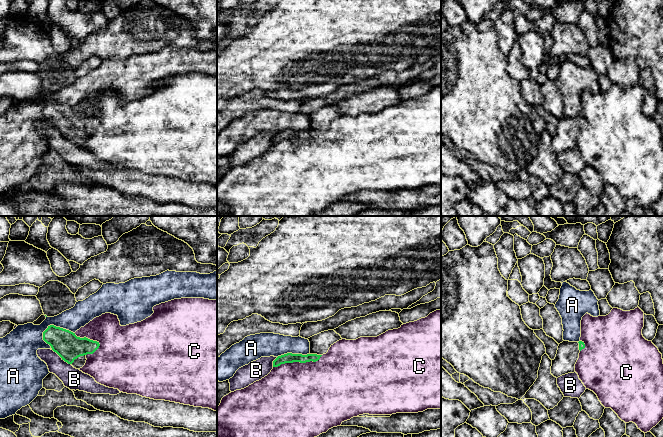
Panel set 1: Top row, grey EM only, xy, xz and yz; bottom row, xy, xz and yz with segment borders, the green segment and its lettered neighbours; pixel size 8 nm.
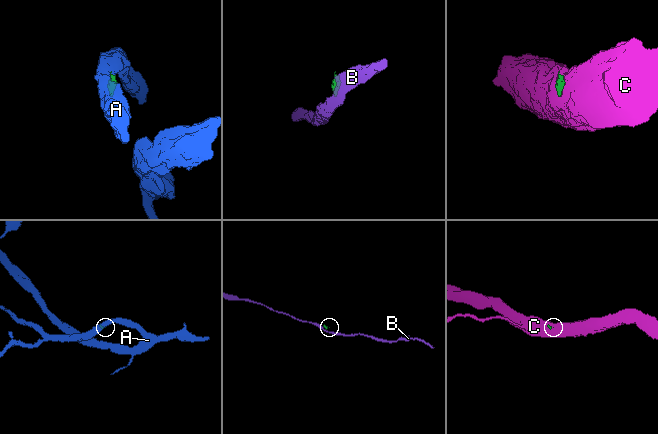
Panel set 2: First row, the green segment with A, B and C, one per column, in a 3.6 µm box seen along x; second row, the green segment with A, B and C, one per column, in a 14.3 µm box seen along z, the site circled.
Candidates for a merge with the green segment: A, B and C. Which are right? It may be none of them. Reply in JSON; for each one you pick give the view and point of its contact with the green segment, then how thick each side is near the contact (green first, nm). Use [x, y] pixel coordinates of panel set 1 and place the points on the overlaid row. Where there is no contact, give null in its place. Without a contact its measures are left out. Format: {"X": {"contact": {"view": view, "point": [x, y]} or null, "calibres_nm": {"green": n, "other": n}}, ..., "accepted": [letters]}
{"accepted": []}

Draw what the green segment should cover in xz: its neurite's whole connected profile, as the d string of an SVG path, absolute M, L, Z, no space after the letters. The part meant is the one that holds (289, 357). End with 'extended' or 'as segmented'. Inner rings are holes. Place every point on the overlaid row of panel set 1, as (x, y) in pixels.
M328 330L321 332L308 338L310 342L310 353L307 355L287 353L278 356L273 361L273 367L278 367L281 364L293 363L293 362L316 362L323 354L326 354L329 348L339 340L342 340L341 336L334 330Z; extended

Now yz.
M563 341L559 344L557 354L552 360L551 374L558 378L562 375L575 372L575 364L579 358L579 353L585 348L582 341Z; extended

